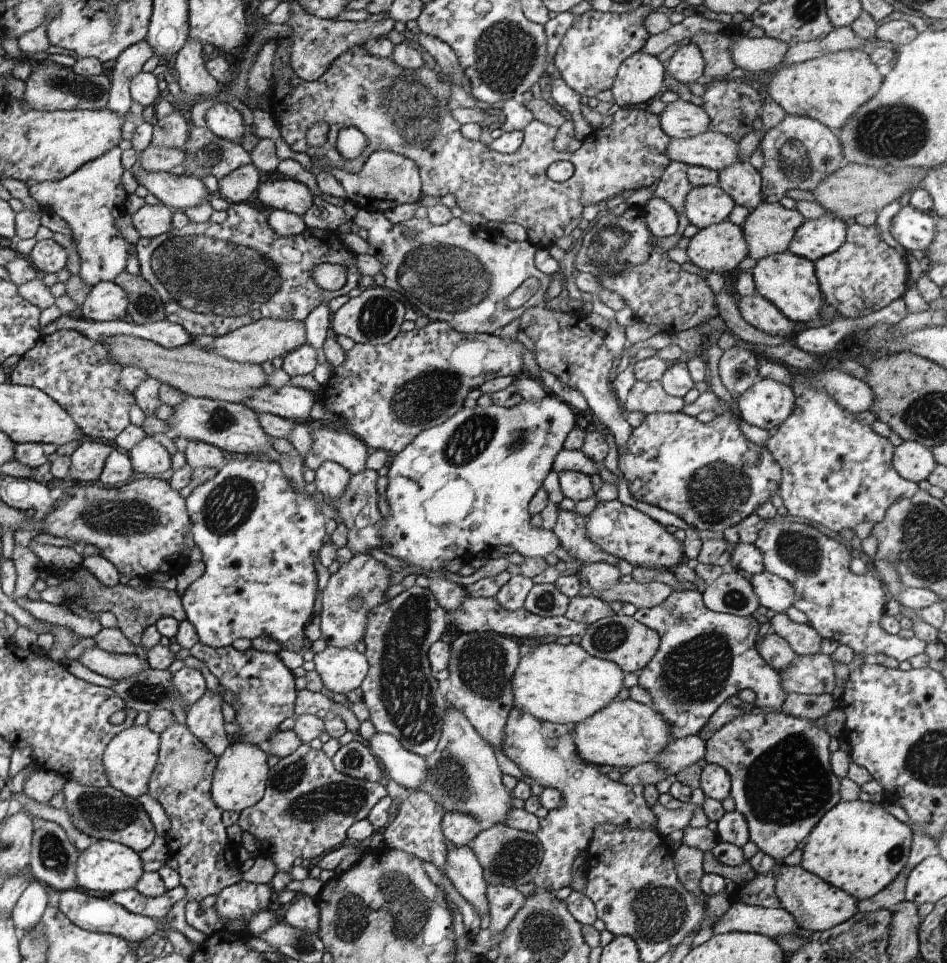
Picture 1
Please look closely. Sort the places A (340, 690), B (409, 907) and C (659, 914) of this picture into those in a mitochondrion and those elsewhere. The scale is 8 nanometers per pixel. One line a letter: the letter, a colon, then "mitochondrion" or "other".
A: other
B: mitochondrion
C: mitochondrion

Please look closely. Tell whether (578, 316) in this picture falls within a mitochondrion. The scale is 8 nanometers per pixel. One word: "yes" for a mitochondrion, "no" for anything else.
no

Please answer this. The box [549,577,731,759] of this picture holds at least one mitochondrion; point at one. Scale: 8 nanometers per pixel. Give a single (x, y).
(609, 637)

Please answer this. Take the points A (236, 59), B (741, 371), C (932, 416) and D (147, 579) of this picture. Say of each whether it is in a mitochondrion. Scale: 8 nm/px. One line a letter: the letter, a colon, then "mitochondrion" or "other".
A: other
B: mitochondrion
C: mitochondrion
D: other

